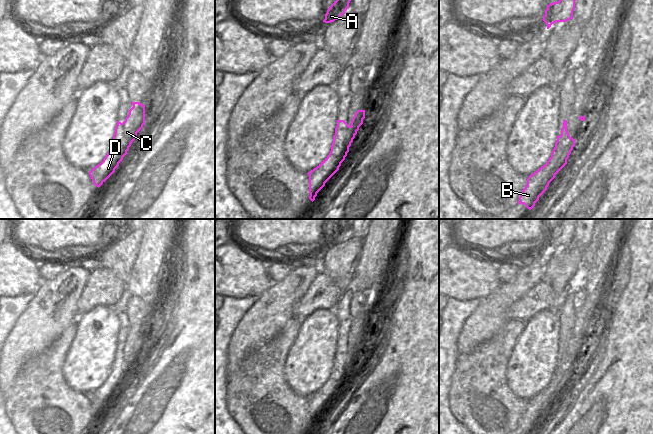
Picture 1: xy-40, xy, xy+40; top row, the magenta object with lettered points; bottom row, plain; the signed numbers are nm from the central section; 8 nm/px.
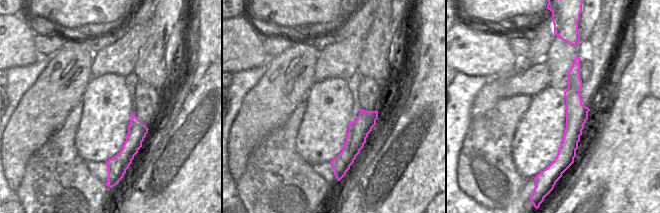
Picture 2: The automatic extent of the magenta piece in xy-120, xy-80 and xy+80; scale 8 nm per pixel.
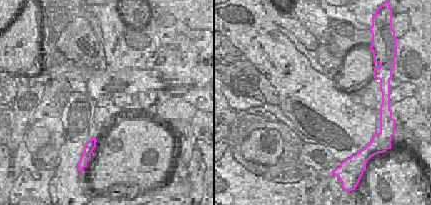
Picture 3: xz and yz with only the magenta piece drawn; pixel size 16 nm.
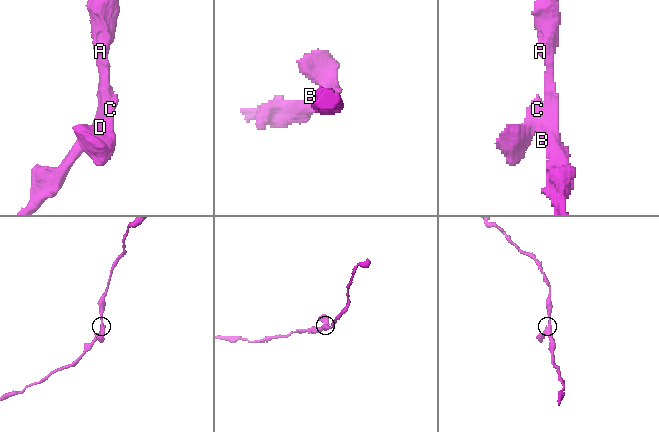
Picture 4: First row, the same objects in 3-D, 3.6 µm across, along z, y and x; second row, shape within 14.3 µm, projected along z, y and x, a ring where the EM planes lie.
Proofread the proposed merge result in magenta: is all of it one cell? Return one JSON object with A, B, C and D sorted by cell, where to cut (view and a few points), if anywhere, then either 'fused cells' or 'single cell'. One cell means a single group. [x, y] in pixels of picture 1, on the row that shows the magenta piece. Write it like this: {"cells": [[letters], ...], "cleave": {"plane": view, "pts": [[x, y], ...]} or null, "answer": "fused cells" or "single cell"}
{"cells": [["A", "B", "C", "D"]], "cleave": null, "answer": "single cell"}

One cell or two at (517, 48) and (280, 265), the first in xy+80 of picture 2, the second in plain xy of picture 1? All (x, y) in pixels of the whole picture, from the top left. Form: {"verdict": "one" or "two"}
{"verdict": "one"}

